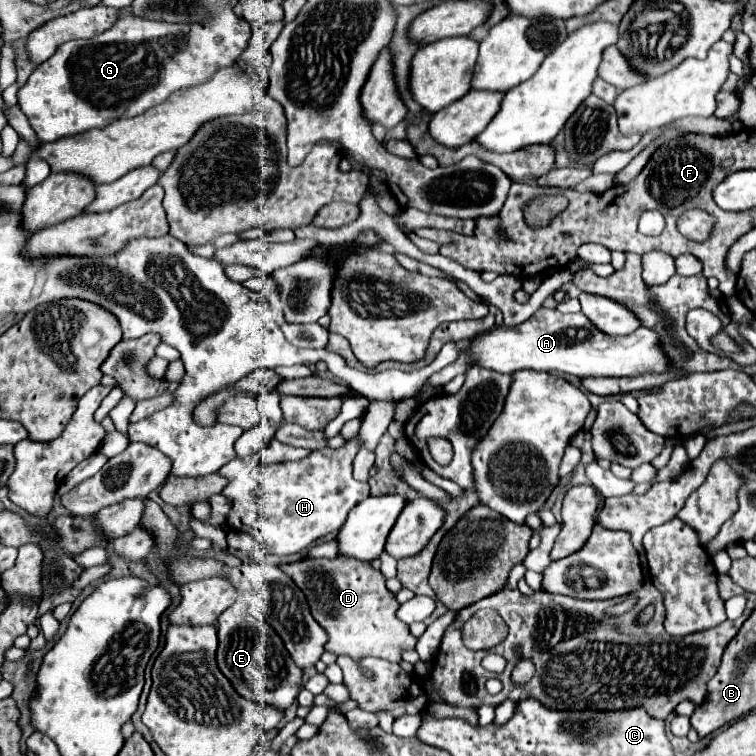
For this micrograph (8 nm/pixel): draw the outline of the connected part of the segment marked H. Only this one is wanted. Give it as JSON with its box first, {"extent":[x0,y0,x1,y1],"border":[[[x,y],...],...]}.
{"extent":[227,437,369,555],"border":[[[353,437],[341,449],[327,447],[313,451],[301,461],[277,465],[261,463],[261,467],[253,471],[257,487],[249,495],[231,501],[231,511],[227,515],[229,527],[251,533],[265,553],[271,555],[299,553],[319,537],[335,533],[343,525],[347,513],[369,497],[369,485],[351,477],[351,463],[357,451],[357,437]]]}

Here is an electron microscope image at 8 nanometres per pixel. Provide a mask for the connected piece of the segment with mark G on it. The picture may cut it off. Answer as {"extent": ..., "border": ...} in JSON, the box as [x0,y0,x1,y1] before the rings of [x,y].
{"extent":[17,7,251,143],"border":[[[129,7],[119,9],[119,17],[111,29],[91,39],[67,41],[57,47],[57,53],[41,63],[29,77],[27,85],[17,93],[19,107],[27,115],[29,123],[41,143],[57,141],[65,135],[77,135],[93,127],[105,127],[119,117],[141,115],[151,107],[165,103],[173,93],[191,89],[211,81],[211,77],[223,69],[231,67],[233,61],[241,57],[247,49],[251,37],[251,27],[247,21],[237,17],[231,7],[223,7],[215,17],[205,21],[187,23],[167,23],[153,21],[133,15]]]}

